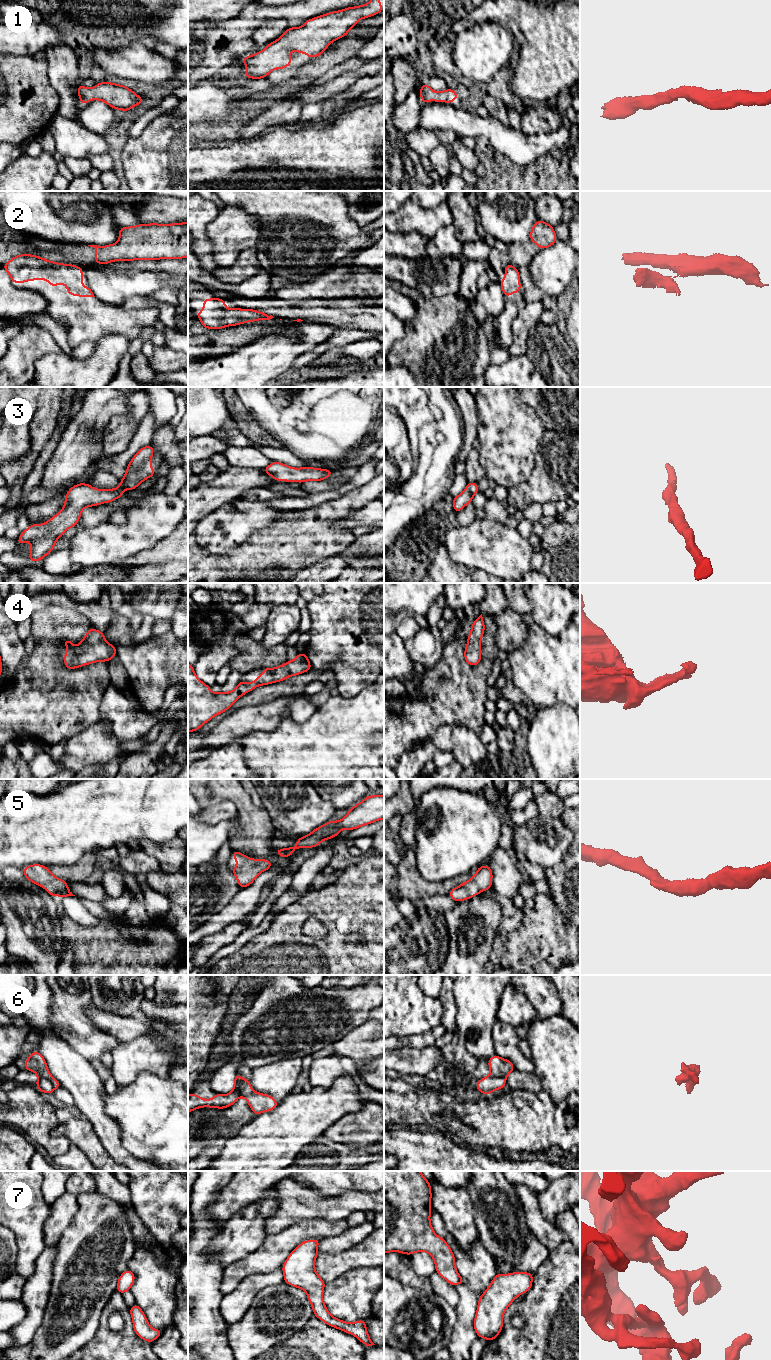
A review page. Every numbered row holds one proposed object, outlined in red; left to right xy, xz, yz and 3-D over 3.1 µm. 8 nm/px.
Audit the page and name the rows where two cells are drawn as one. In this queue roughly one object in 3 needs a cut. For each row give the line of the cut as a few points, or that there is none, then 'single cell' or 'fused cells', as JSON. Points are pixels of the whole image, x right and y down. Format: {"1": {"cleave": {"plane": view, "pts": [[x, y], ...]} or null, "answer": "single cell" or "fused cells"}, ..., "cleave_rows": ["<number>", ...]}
{"1": {"cleave": null, "answer": "single cell"}, "2": {"cleave": {"plane": "xy", "pts": [[70, 264], [75, 266]]}, "answer": "fused cells"}, "3": {"cleave": null, "answer": "single cell"}, "4": {"cleave": null, "answer": "single cell"}, "5": {"cleave": null, "answer": "single cell"}, "6": {"cleave": {"plane": "xy", "pts": [[38, 1076], [48, 1078], [54, 1088]]}, "answer": "fused cells"}, "7": {"cleave": null, "answer": "single cell"}, "cleave_rows": ["2", "6"]}

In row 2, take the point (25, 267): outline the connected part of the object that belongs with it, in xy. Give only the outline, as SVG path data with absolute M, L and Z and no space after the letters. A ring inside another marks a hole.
M31 254L14 256L2 265L10 275L12 283L24 283L42 279L57 287L63 283L70 296L95 297L89 286L83 287L83 271L79 266L71 266Z

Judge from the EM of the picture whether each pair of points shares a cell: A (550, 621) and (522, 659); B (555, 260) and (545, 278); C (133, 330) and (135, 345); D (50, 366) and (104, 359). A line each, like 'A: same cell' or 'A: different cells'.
A: different cells
B: same cell
C: different cells
D: same cell

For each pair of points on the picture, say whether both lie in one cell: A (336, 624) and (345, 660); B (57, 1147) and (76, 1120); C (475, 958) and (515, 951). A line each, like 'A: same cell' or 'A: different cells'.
A: same cell
B: different cells
C: different cells

